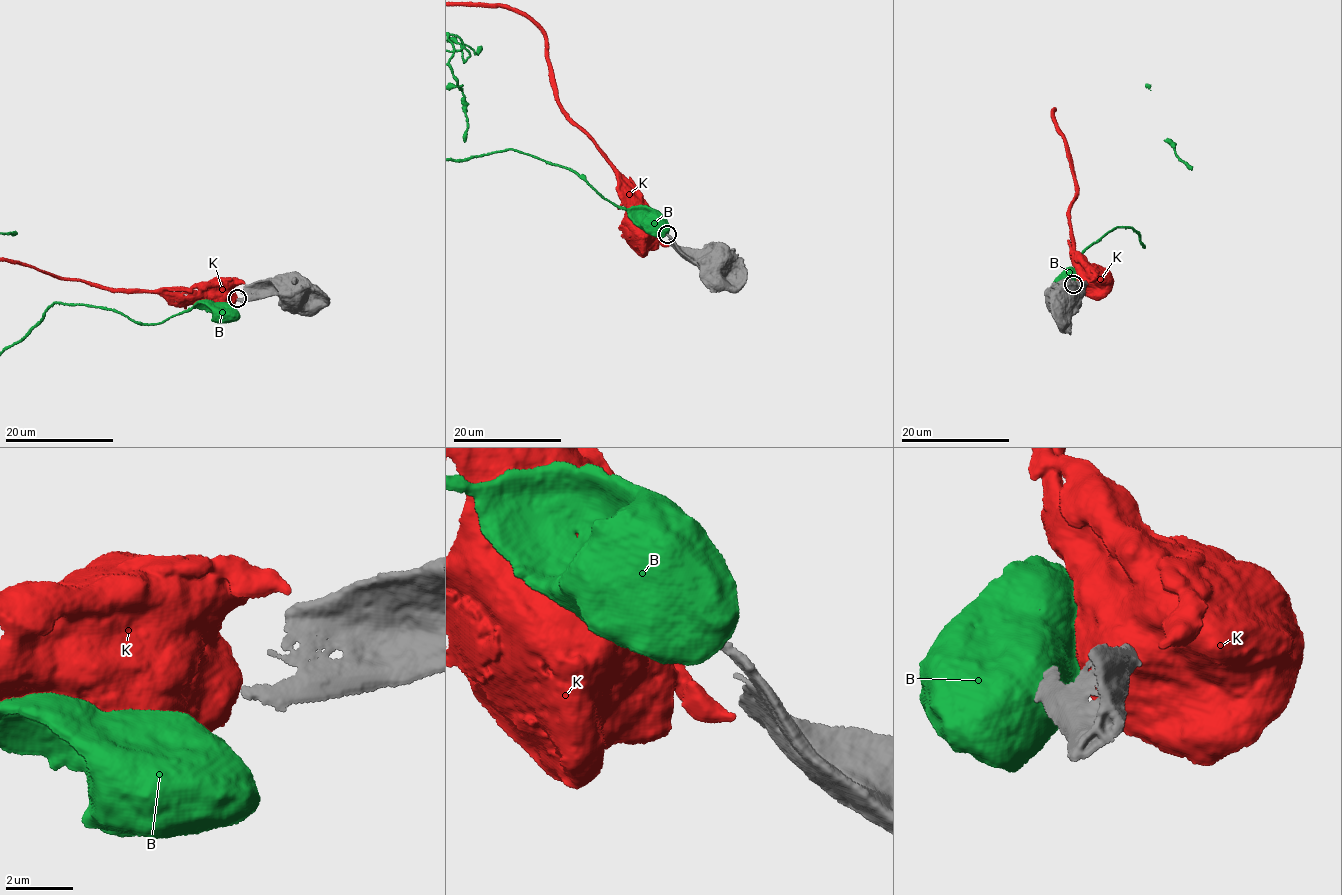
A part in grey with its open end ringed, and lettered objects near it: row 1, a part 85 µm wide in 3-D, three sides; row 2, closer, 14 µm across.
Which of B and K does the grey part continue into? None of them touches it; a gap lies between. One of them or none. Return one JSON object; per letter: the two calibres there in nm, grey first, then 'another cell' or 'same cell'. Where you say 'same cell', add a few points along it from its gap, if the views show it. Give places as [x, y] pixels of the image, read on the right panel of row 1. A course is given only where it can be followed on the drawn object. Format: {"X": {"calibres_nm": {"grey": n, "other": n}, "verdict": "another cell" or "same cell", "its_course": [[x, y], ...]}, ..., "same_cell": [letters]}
{"B": {"calibres_nm": {"grey": 320, "other": 900}, "verdict": "another cell"}, "K": {"calibres_nm": {"grey": 320, "other": 650}, "verdict": "another cell"}, "same_cell": []}

